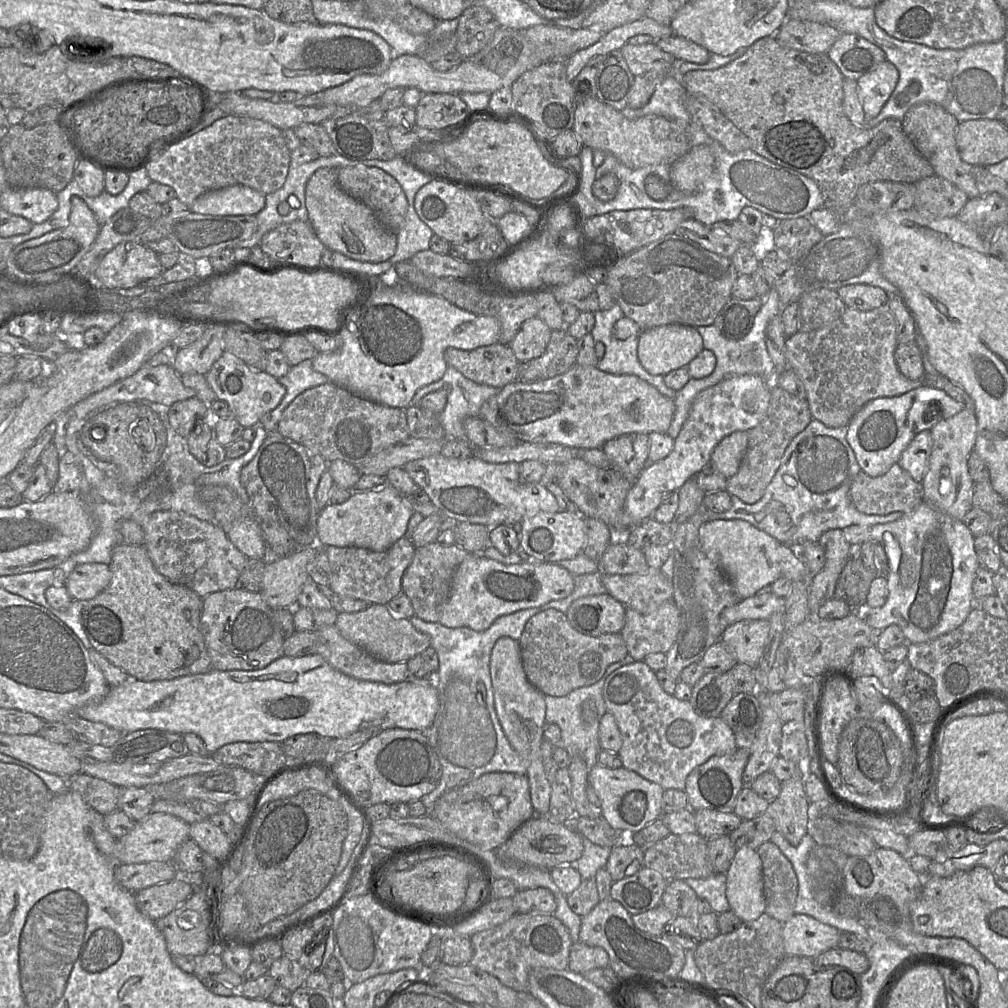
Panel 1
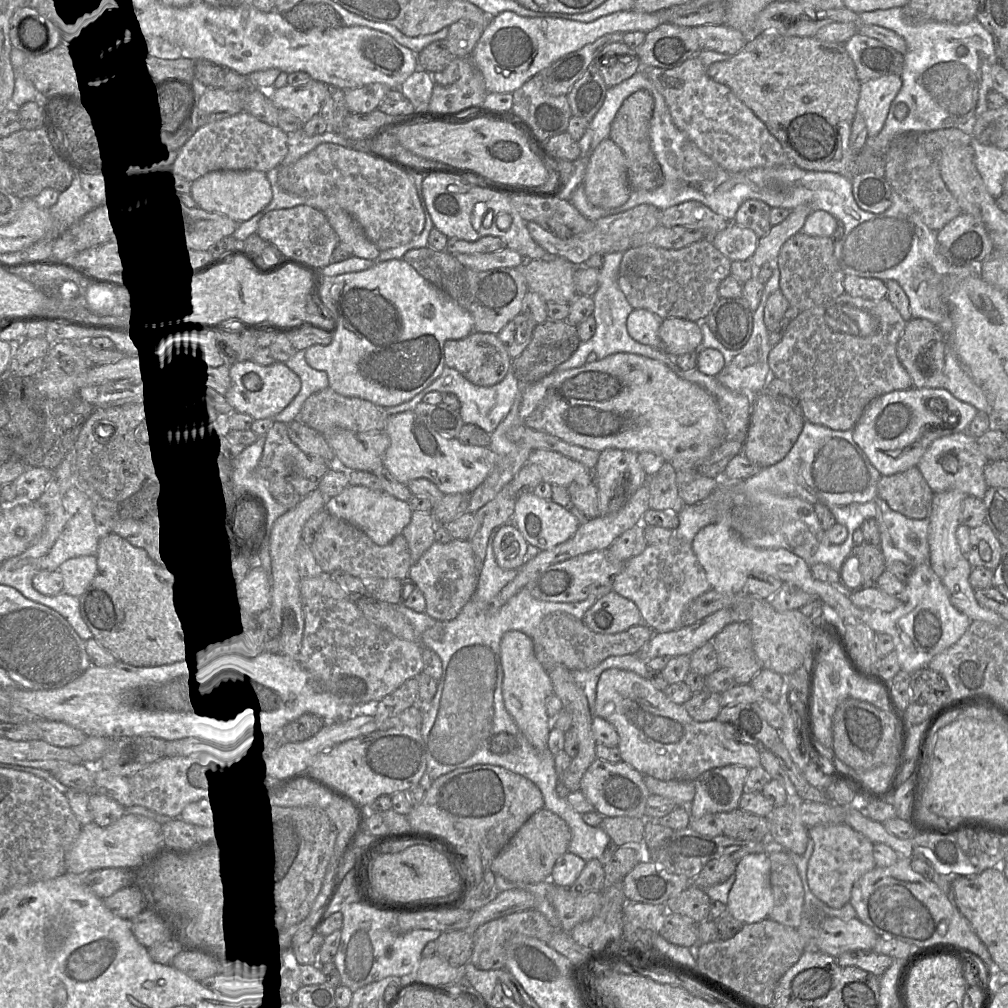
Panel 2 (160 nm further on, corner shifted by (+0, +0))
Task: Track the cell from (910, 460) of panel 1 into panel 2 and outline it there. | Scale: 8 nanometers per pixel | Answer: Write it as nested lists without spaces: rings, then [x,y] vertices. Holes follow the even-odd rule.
[[[959,432],[934,440],[919,461],[917,468],[934,493],[959,490],[983,499],[989,488],[984,477],[984,469],[988,463],[989,460],[977,443],[977,439],[969,432]]]

